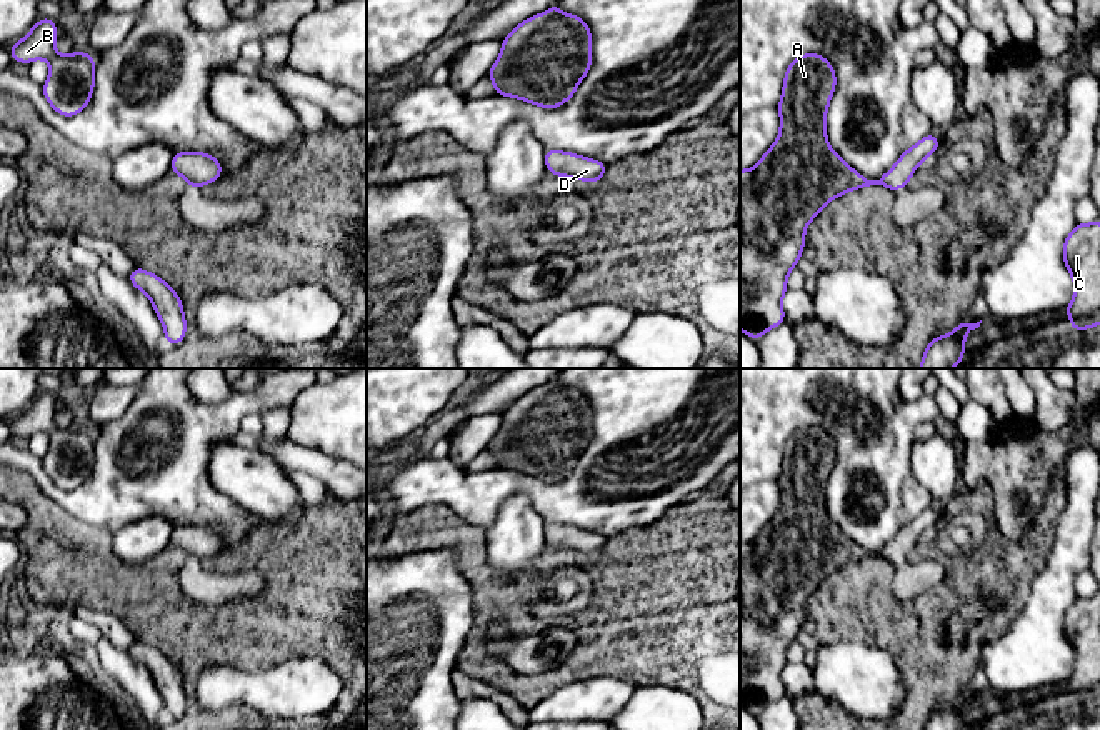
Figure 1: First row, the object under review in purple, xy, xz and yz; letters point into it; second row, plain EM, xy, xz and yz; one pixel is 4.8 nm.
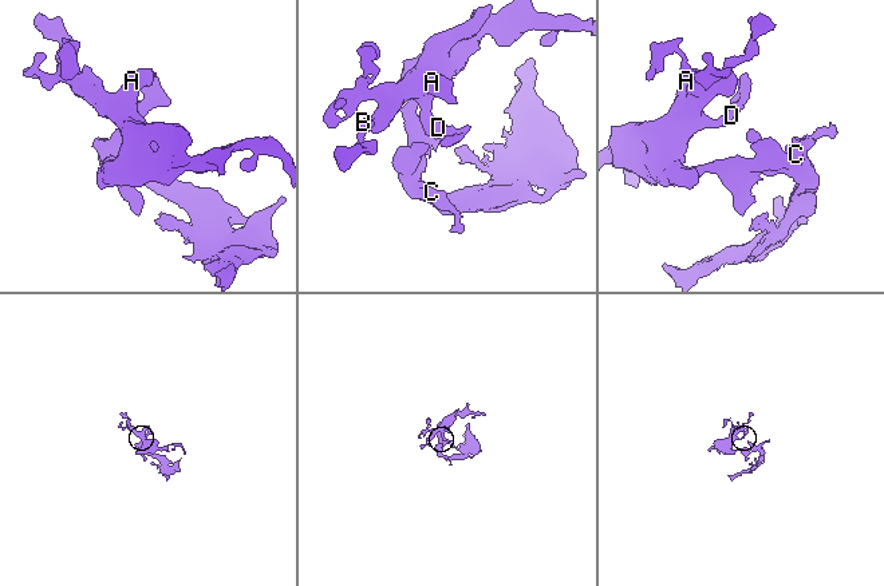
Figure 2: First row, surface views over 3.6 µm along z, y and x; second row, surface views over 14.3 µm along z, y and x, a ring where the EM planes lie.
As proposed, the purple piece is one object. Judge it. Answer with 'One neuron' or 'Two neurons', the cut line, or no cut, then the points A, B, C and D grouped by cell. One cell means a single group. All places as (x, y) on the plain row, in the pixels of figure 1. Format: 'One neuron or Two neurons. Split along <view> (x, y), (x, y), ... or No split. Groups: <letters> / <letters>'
One neuron. No split. Groups: A B C D

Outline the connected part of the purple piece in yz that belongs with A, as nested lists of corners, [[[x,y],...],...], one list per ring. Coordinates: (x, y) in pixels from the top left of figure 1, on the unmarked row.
[[[818,427],[797,430],[787,442],[778,475],[780,507],[752,543],[740,543],[740,703],[758,713],[773,700],[783,698],[783,668],[787,652],[797,640],[805,620],[805,602],[833,572],[870,558],[893,565],[907,560],[915,542],[940,513],[930,505],[878,553],[867,553],[845,537],[827,515],[825,490],[835,465],[837,450],[830,435]]]

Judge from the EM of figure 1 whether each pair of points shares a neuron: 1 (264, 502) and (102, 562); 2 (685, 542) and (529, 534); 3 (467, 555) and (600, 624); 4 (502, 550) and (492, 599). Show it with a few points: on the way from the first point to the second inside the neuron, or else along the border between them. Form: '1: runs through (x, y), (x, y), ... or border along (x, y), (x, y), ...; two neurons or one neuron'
1: border along (300, 509), (290, 519), (262, 519); two neurons
2: border along (547, 545), (539, 564); two neurons
3: runs through (484, 614), (480, 654), (507, 680), (557, 679); one neuron
4: border along (484, 537), (487, 562), (512, 580); two neurons

